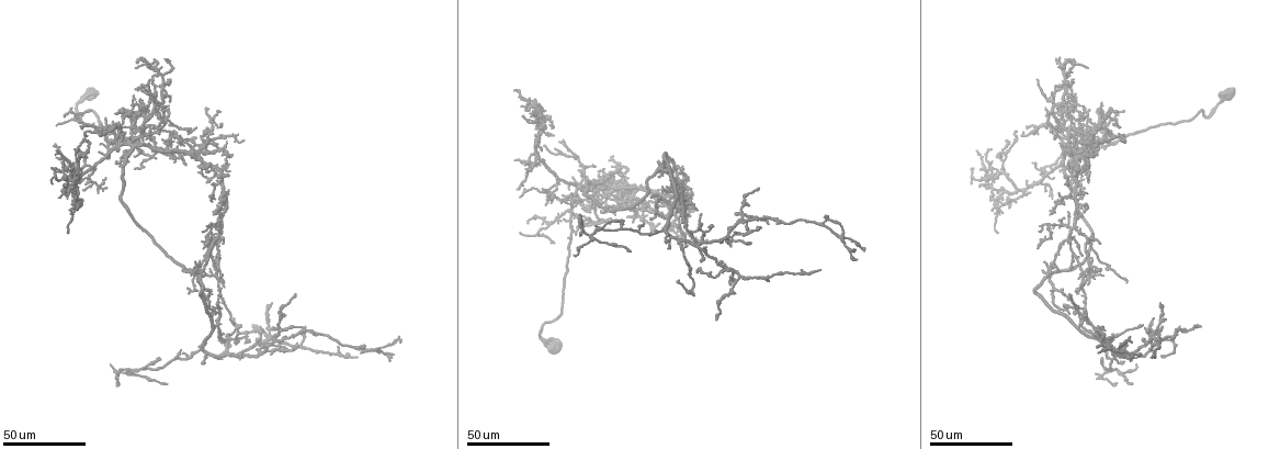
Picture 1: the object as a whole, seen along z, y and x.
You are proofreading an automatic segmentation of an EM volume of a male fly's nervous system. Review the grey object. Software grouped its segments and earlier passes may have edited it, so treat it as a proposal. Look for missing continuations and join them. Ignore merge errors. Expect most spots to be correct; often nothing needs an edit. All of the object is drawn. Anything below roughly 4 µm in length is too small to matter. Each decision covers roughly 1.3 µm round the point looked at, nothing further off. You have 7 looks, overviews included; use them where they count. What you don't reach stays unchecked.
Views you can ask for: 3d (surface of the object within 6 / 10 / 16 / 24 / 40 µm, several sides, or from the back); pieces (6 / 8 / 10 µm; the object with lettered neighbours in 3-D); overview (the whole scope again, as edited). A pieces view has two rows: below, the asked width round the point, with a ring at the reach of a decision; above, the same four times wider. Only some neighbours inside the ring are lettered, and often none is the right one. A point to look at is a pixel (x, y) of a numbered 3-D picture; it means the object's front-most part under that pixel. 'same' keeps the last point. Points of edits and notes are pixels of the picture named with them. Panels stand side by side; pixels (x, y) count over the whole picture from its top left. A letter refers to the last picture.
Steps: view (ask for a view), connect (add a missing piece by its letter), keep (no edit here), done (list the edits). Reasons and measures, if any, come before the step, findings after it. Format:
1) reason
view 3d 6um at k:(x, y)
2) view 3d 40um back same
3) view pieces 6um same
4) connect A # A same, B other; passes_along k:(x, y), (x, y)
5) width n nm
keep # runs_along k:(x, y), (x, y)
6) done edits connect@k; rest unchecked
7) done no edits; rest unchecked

branch stops here
view 3d 40um at 1:(1202, 327)

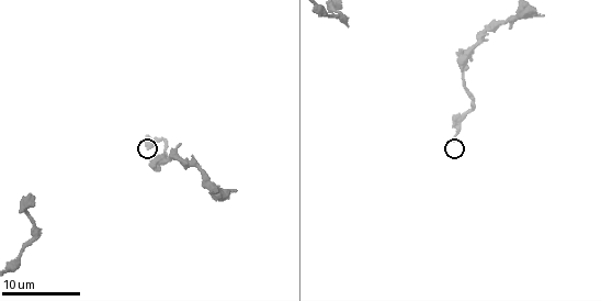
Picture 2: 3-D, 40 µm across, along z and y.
view pieces 10um at 2:(453, 139)

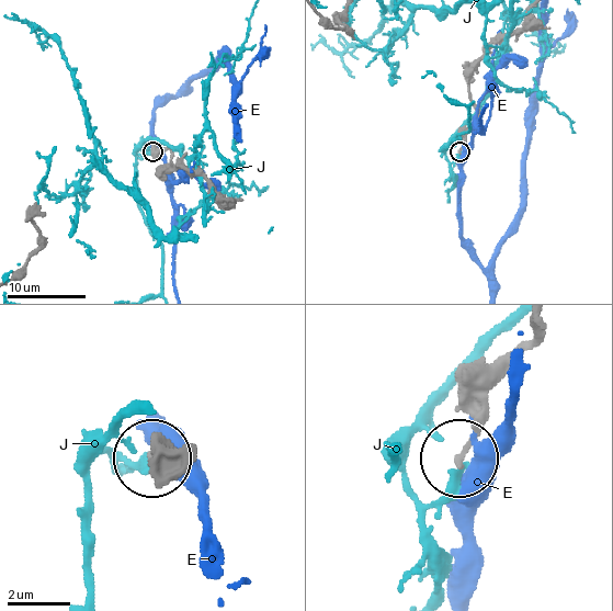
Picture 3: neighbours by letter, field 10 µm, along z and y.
width 190 nm
keep # E other, J other; no lettered piece goes on from it

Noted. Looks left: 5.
end of a long branch
view 3d 40um at 1:(1098, 351)

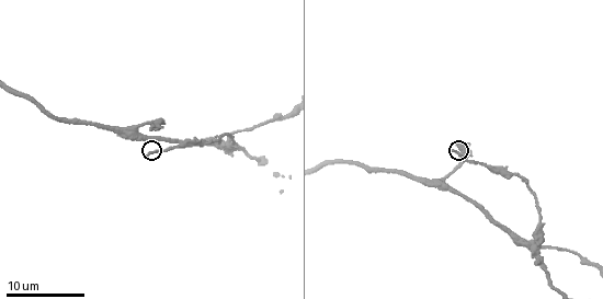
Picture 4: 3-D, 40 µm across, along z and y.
see the neighbours
view pieces 8um at 4:(143, 156)

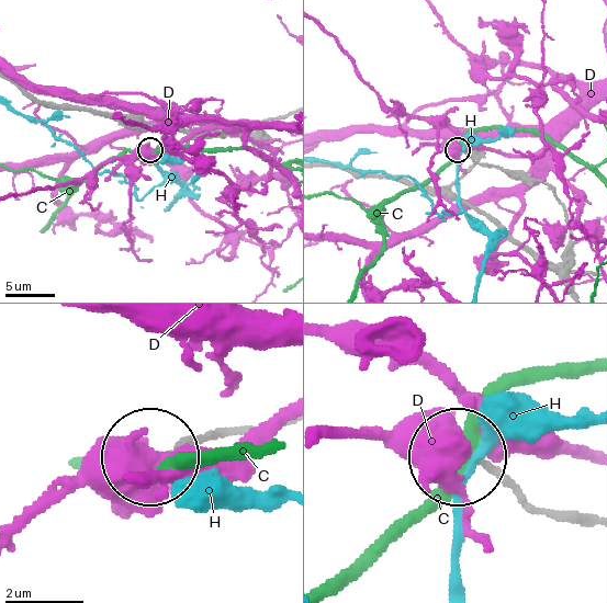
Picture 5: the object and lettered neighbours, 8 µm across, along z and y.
width 150 nm
keep # C other, D other, H other; no lettered piece goes on from it

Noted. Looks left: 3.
free end
view 3d 24um at 1:(762, 228)

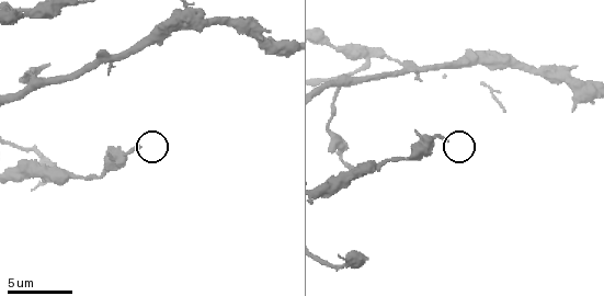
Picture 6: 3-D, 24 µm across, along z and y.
view pieces 6um at 6:(137, 148)

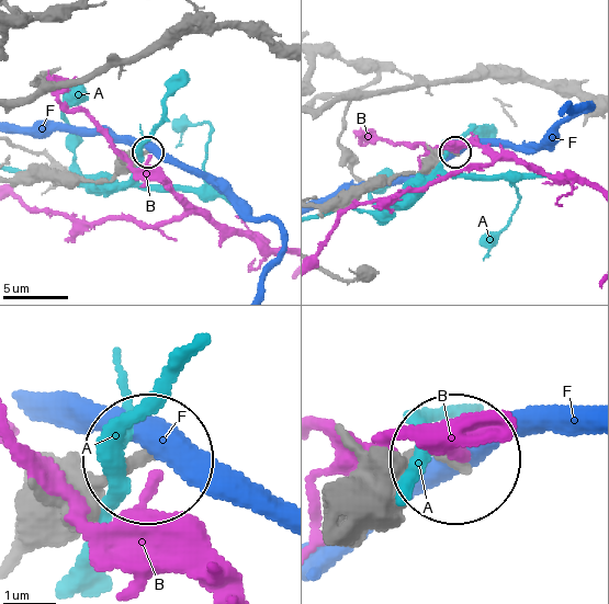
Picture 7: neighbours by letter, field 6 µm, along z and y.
keep # A other, B other, F other; runs_along 7:(27, 551), (142, 460); none of them fits

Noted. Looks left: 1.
done no edits; rest unchecked

